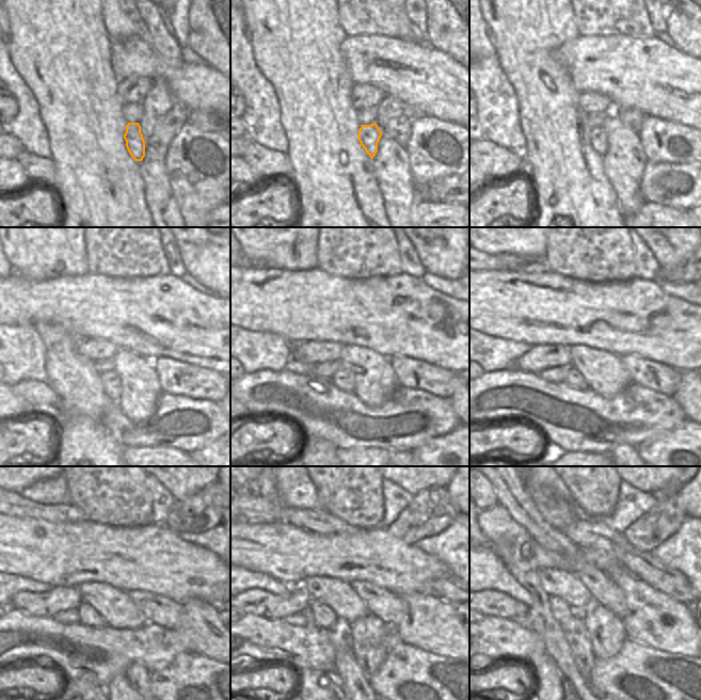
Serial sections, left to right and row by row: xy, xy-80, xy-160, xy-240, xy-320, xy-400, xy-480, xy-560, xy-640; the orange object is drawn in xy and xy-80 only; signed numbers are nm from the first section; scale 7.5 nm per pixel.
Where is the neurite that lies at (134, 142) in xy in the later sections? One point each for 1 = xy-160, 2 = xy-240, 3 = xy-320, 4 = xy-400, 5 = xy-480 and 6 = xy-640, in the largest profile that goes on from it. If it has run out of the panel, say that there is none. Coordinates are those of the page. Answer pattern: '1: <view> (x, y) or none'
1: xy-160 (598, 138)
2: xy-240 (111, 382)
3: xy-320 (344, 380)
4: xy-400 (574, 379)
5: xy-480 (88, 616)
6: xy-640 (561, 611)

